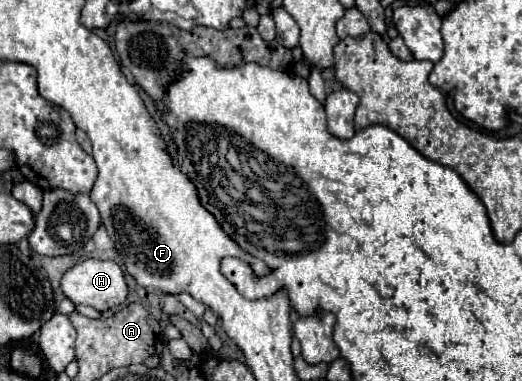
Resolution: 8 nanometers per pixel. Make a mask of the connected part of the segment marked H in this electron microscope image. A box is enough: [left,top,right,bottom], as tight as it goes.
[61,260,127,312]

